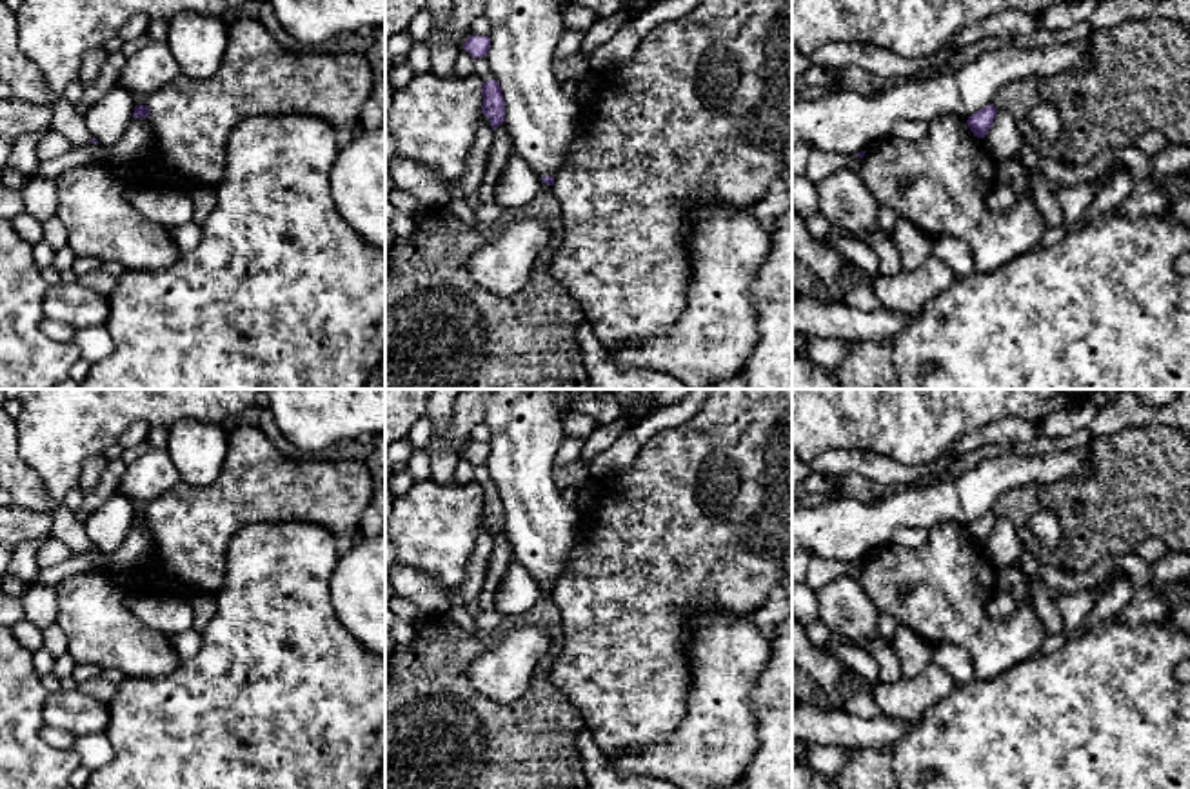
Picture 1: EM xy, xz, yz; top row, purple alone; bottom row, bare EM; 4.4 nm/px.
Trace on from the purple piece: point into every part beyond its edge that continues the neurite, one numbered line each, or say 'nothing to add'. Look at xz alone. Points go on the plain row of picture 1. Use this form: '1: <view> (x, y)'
nothing to add

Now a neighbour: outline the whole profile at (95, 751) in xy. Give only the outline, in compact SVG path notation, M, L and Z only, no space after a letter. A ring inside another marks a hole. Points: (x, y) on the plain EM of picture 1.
M105 733L78 736L73 751L80 756L80 764L89 771L102 769L113 760L113 747L105 738Z

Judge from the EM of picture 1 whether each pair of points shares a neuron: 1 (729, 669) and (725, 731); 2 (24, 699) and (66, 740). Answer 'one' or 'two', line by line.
1: one
2: two

